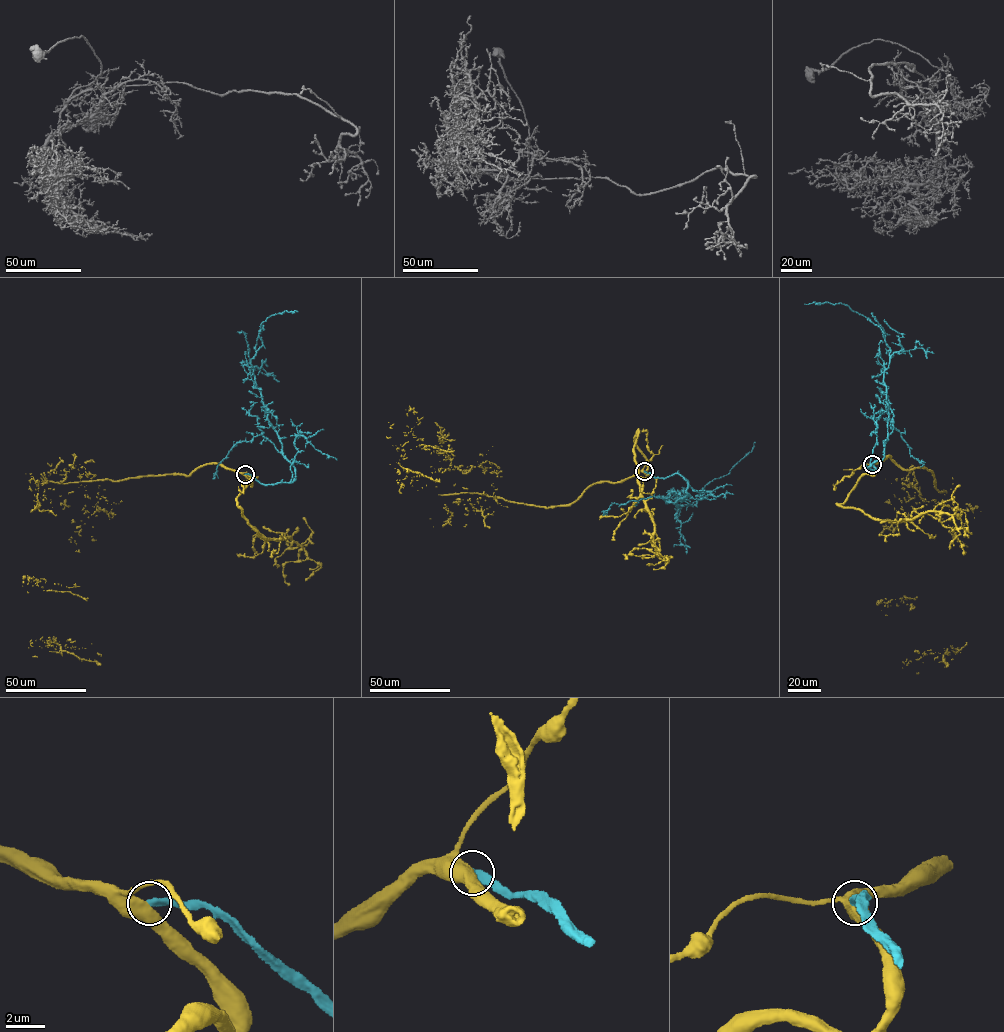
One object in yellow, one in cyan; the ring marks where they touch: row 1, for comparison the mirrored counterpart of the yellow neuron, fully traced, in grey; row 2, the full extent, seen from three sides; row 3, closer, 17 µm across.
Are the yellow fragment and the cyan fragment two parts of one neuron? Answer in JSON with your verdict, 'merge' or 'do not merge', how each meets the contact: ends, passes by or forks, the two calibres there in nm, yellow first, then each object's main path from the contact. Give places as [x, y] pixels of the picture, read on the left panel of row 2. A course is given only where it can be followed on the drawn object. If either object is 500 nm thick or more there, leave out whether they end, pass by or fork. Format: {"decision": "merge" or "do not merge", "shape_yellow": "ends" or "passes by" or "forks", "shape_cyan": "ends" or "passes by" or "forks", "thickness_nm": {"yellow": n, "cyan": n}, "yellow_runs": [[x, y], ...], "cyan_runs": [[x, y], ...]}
{"decision": "do not merge", "shape_yellow": "passes by", "shape_cyan": "ends", "thickness_nm": {"yellow": 480, "cyan": 360}, "yellow_runs": [[245, 474], [211, 463], [86, 482], [98, 509], [74, 541], [62, 651], [49, 637], [28, 648]], "cyan_runs": [[245, 474], [266, 485], [295, 479], [295, 467], [267, 417], [250, 362], [262, 345], [261, 323], [298, 311]]}

